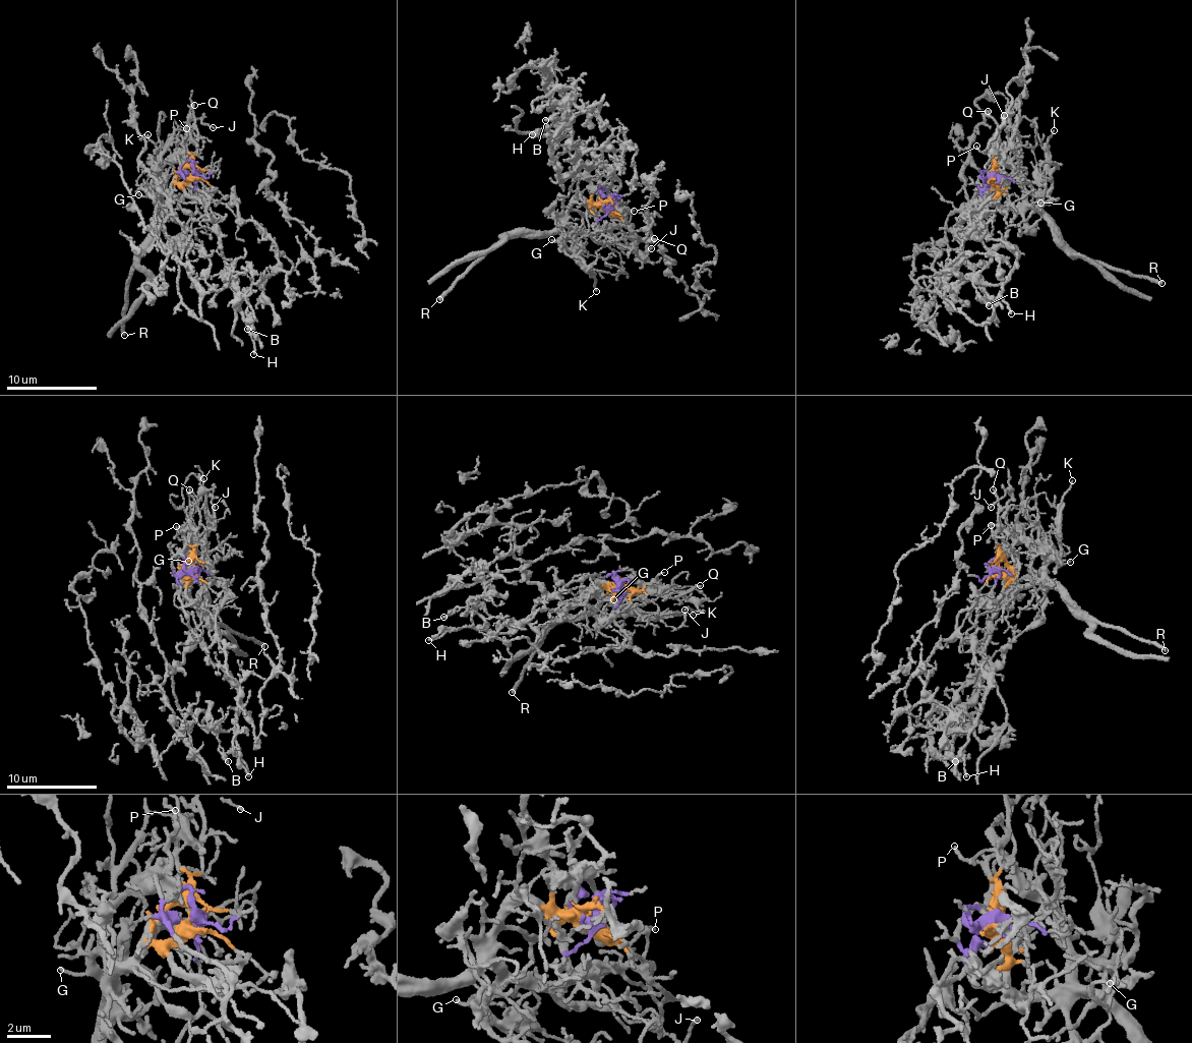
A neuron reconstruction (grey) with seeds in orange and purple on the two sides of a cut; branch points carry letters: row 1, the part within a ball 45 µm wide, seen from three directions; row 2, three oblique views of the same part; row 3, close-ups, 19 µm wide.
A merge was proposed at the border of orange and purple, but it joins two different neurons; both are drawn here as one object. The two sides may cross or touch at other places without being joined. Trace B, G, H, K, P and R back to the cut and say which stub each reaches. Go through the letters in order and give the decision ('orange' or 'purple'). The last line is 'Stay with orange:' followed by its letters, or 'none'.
B: purple
G: orange
H: purple
K: orange
P: purple
R: orange
Stay with orange: G, K, R

